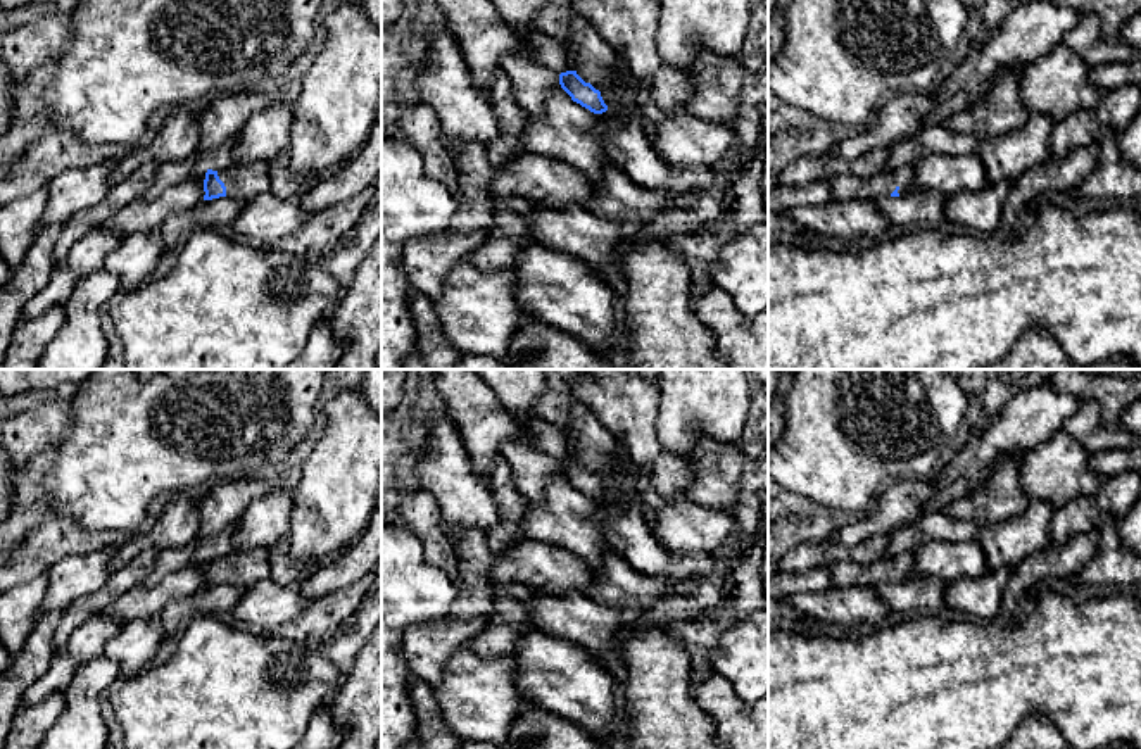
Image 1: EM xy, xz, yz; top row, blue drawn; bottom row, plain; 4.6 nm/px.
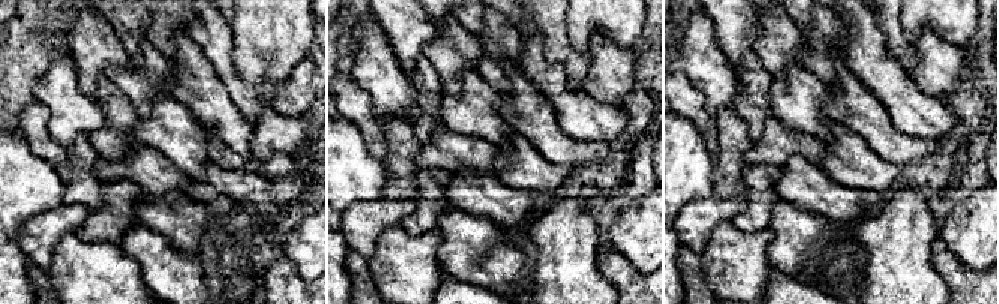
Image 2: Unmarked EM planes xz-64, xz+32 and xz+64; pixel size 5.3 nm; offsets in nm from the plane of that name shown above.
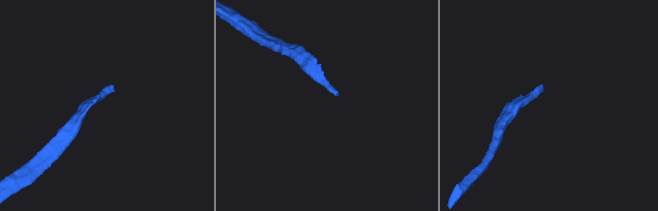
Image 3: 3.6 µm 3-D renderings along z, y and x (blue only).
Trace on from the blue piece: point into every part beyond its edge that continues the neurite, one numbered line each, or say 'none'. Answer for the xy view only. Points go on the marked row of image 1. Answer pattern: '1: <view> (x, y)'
1: xy (244, 182)

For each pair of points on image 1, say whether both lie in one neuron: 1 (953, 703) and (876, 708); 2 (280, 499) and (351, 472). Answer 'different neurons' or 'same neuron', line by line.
1: same neuron
2: different neurons

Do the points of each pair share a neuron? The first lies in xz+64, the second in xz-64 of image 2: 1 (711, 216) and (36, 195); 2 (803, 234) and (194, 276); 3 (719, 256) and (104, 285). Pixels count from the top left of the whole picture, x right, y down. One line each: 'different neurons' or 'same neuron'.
1: different neurons
2: same neuron
3: same neuron

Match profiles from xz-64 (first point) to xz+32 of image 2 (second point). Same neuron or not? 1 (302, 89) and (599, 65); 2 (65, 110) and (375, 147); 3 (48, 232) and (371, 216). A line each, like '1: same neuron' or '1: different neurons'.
1: same neuron
2: different neurons
3: same neuron

